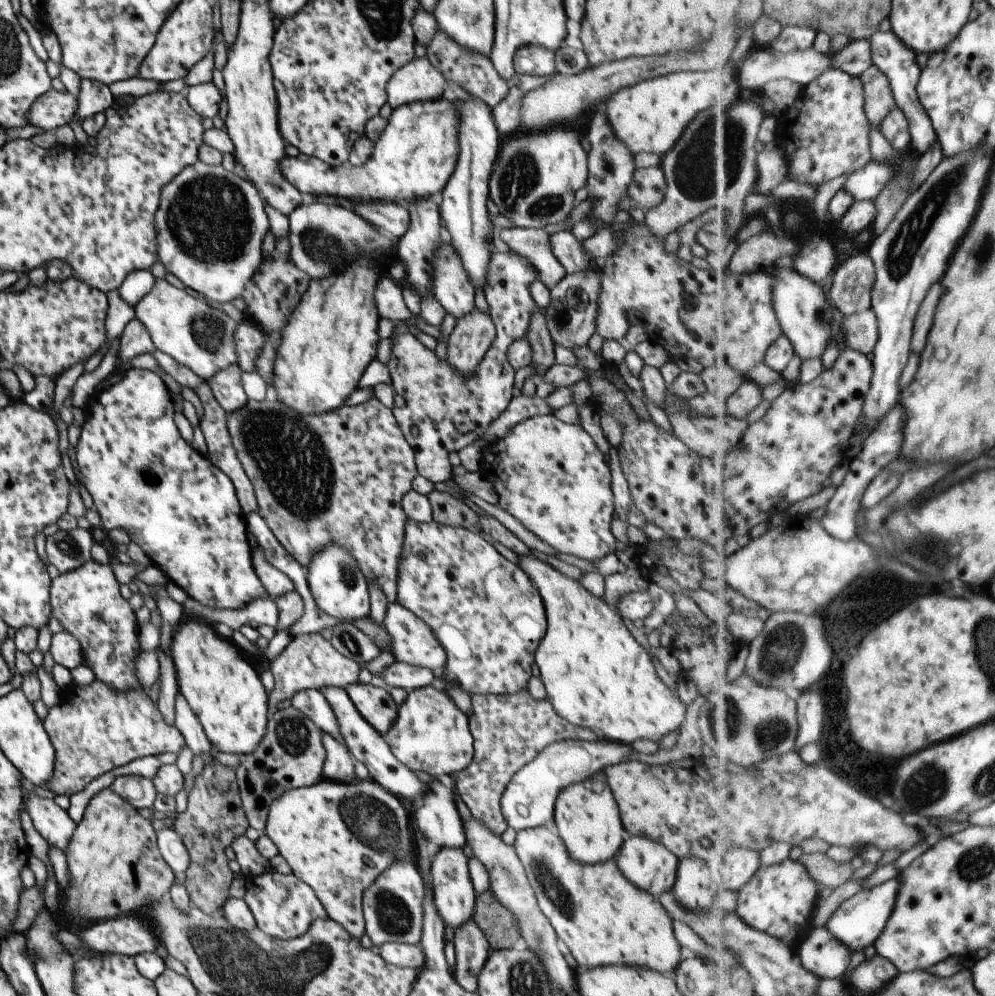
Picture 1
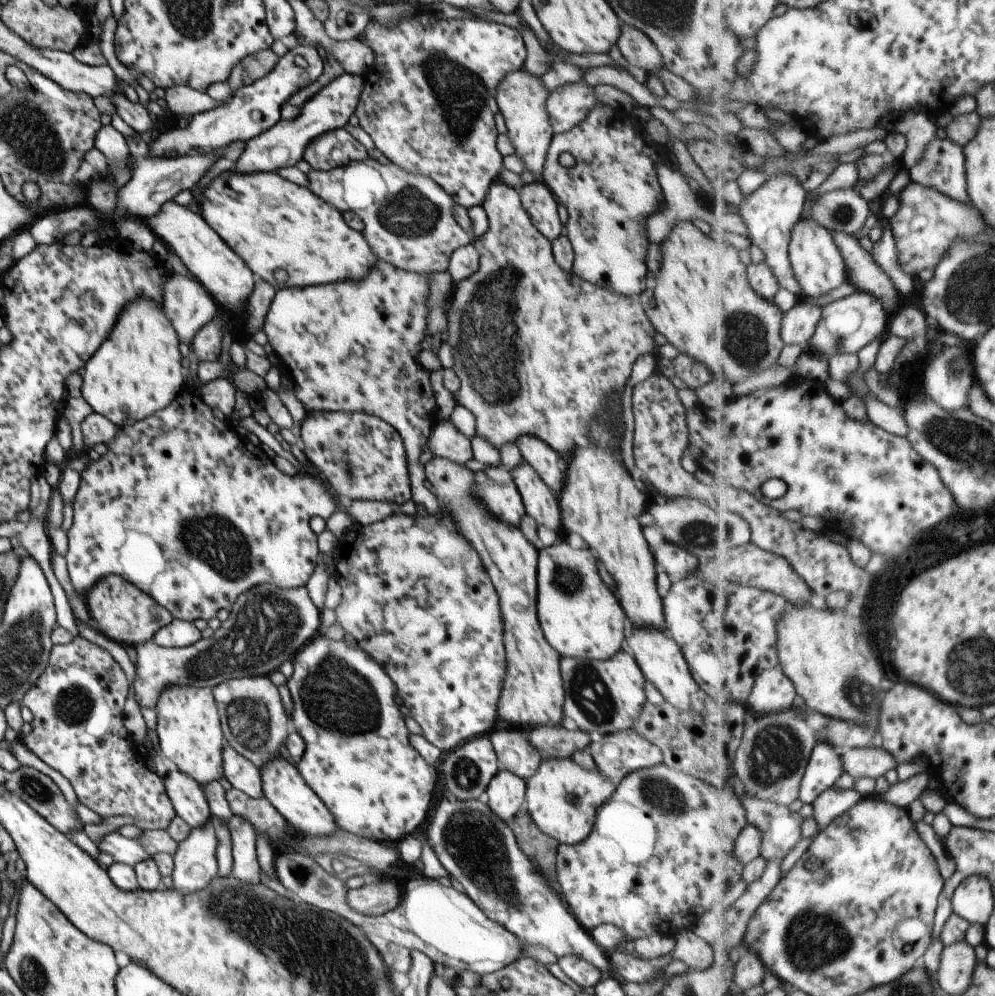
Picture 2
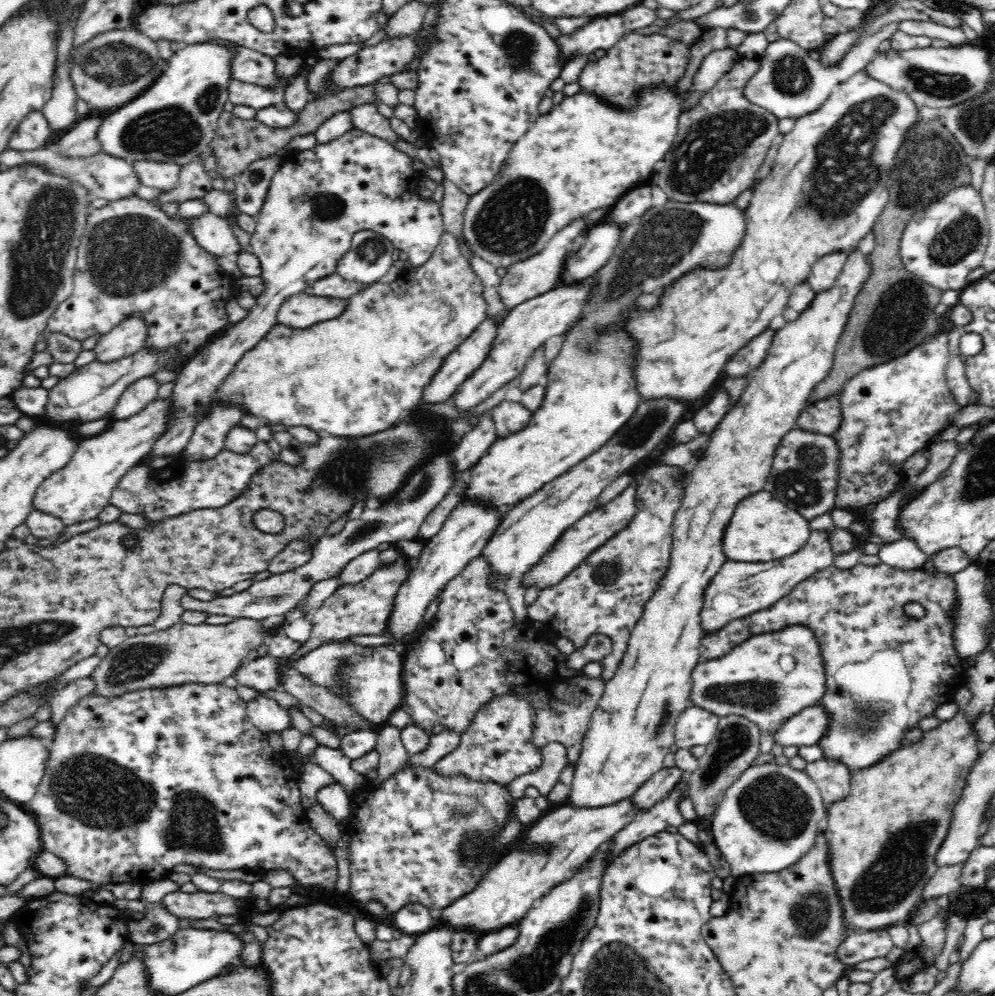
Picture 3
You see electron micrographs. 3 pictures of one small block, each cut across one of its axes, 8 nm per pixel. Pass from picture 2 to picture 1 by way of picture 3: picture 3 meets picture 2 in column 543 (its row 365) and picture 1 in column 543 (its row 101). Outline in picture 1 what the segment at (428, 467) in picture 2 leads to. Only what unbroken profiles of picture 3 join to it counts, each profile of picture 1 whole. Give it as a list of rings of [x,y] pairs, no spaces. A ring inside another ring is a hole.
[[[541,824],[535,828],[516,831],[513,841],[515,854],[523,866],[523,872],[533,890],[537,908],[553,927],[557,938],[567,946],[578,966],[589,968],[623,964],[639,968],[651,968],[661,973],[672,974],[678,962],[685,956],[680,944],[674,937],[671,918],[657,898],[649,892],[643,892],[635,885],[631,886],[625,876],[615,868],[613,858],[597,864],[579,864],[571,860],[556,828],[550,824]]]

